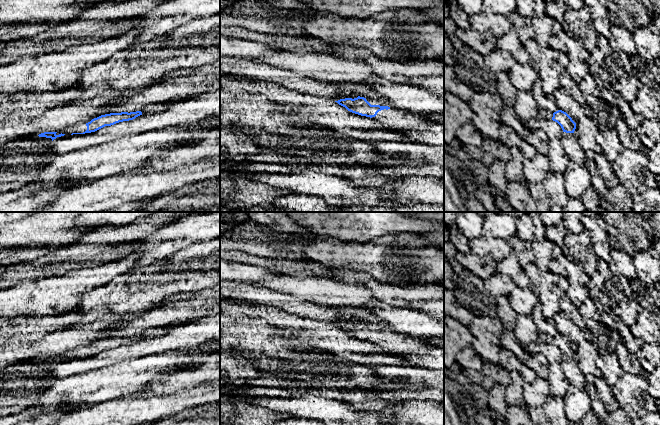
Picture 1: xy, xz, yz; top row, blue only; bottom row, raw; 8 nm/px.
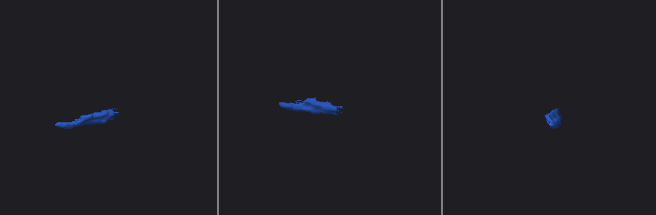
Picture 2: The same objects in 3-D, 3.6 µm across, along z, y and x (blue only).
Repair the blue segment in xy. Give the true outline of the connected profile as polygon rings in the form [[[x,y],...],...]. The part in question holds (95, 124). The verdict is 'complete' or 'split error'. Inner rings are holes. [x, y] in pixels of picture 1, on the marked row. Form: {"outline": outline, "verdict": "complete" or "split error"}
{"outline": [[[141,111],[121,112],[101,115],[86,124],[76,124],[59,132],[44,132],[35,136],[27,136],[5,144],[8,152],[16,154],[43,154],[50,153],[52,141],[57,137],[73,134],[85,134],[95,132],[105,126],[111,126],[119,122],[133,120],[142,115]]], "verdict": "split error"}

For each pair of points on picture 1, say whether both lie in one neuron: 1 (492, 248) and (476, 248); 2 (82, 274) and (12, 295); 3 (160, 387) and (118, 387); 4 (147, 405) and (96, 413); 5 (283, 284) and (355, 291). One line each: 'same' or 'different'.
1: same
2: same
3: different
4: same
5: same

